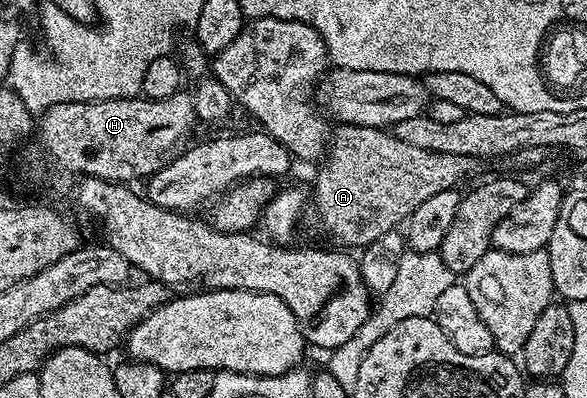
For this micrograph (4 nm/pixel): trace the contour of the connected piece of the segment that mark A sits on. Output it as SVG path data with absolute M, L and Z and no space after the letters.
M345 123L337 126L339 129L333 130L332 136L328 141L328 152L325 154L324 160L321 162L322 170L318 173L318 178L314 181L314 193L312 189L312 209L318 212L318 221L322 224L322 229L334 241L339 241L339 246L350 247L346 245L359 245L365 247L373 243L374 240L379 239L380 235L385 232L392 232L397 230L399 226L407 221L412 215L412 211L416 211L416 207L420 207L420 203L424 203L424 199L432 199L432 195L440 195L440 191L448 191L455 187L461 186L461 181L473 171L477 165L480 165L479 158L469 157L468 155L454 155L432 153L424 150L422 147L412 146L409 143L404 143L403 140L394 136L393 132L386 129L373 129L372 127L364 127L363 125L347 125Z

